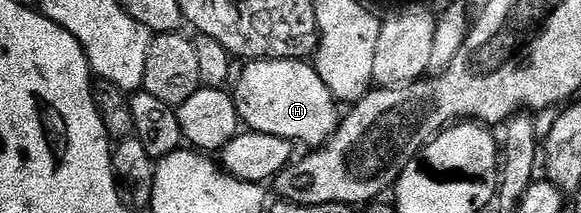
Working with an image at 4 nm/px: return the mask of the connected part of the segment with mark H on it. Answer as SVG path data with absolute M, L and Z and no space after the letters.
M253 59L243 65L239 80L233 85L232 95L236 114L239 115L241 123L253 133L278 136L296 144L306 144L308 148L319 148L327 145L339 126L338 104L329 88L323 84L322 78L318 76L315 65L306 60Z

